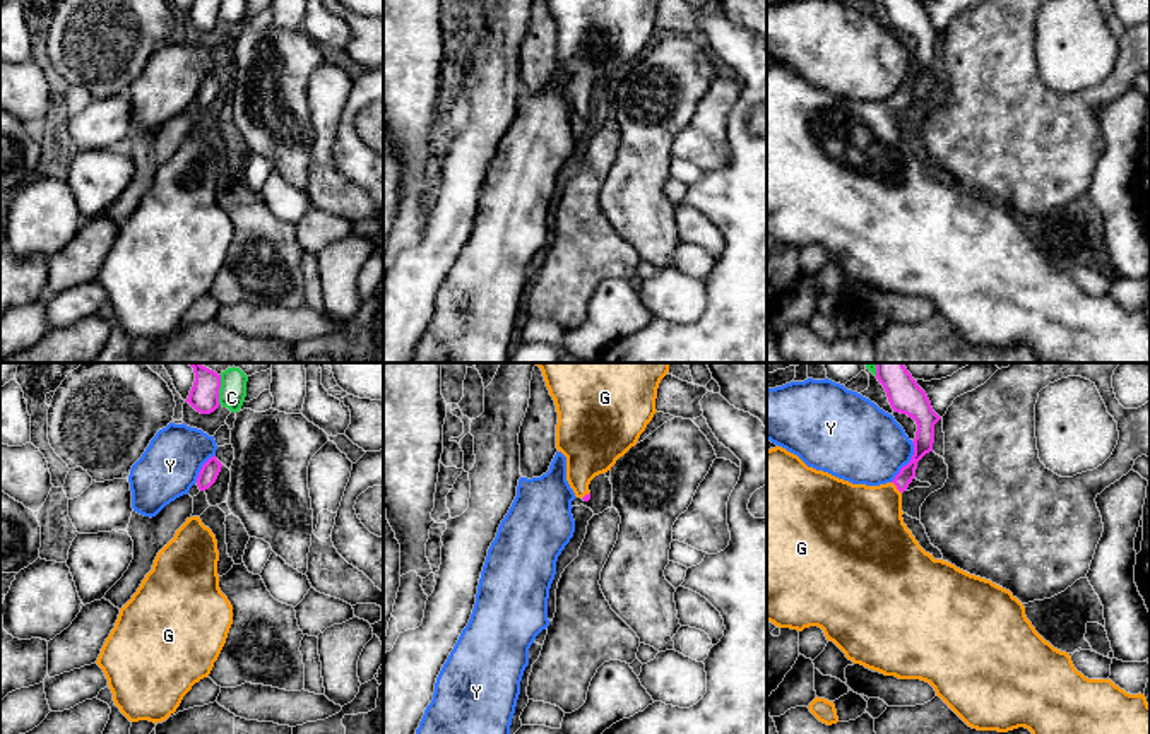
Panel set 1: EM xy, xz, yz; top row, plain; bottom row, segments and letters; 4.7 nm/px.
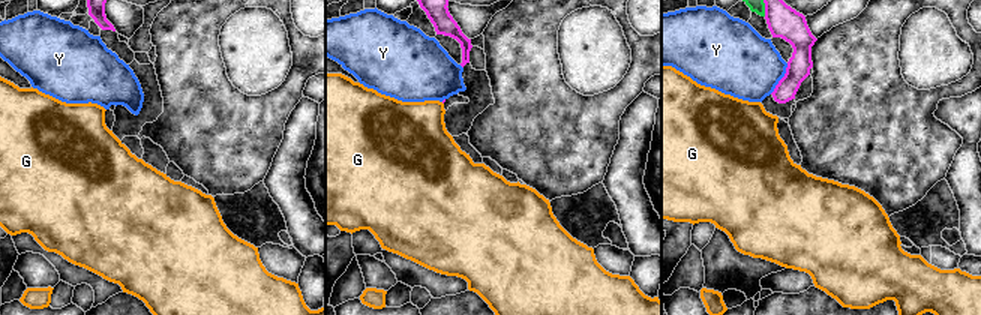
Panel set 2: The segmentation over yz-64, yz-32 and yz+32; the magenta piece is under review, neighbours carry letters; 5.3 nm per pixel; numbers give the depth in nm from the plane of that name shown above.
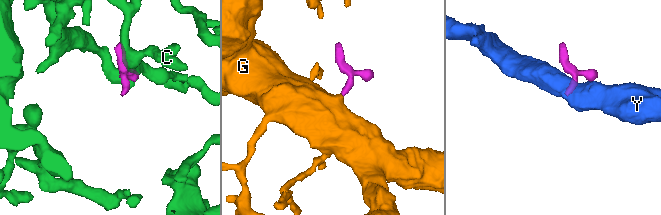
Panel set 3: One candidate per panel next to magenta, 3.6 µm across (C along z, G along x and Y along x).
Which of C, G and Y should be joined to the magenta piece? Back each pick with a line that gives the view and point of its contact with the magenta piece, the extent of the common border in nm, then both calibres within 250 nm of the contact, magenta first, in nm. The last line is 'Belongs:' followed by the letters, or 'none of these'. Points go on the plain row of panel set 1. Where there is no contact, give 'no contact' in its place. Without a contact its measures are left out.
Belongs: none of these

